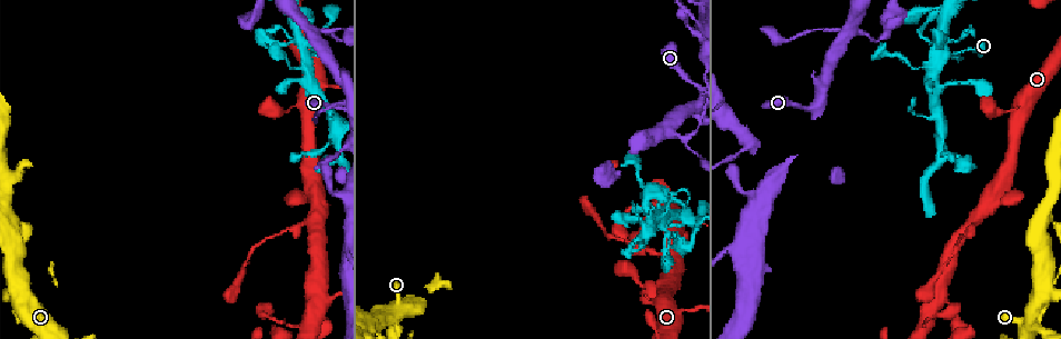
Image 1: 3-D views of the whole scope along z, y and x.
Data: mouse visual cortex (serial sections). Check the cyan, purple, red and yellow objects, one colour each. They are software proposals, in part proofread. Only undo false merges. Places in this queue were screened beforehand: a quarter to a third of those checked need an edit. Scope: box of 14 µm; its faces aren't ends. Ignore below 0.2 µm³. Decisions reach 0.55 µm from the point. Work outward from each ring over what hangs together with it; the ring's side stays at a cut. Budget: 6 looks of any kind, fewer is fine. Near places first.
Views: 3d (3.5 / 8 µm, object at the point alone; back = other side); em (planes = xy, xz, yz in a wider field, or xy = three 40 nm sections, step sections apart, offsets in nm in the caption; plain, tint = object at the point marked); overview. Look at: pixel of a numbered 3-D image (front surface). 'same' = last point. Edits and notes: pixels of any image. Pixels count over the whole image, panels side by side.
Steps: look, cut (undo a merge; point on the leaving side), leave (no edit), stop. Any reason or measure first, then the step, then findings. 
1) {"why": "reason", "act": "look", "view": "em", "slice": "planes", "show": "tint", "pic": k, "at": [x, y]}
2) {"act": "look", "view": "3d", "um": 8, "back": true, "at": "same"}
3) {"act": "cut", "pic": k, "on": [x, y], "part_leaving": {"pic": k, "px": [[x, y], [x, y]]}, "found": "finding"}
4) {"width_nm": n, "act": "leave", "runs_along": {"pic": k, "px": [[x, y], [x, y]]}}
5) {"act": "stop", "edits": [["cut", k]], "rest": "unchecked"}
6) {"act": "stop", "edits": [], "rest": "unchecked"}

{"why": "three-way junction", "act": "look", "view": "3d", "um": 3.5, "pic": 1, "at": [310, 223]}

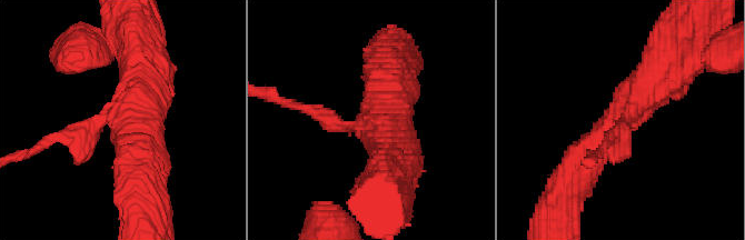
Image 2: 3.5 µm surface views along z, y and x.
{"arms": 3, "arm_widths_nm": [250, 600, 600], "why": "shape alone is not enough", "act": "look", "view": "em", "slice": "xy", "step": 5, "show": "tint", "pic": 2, "at": [117, 114]}

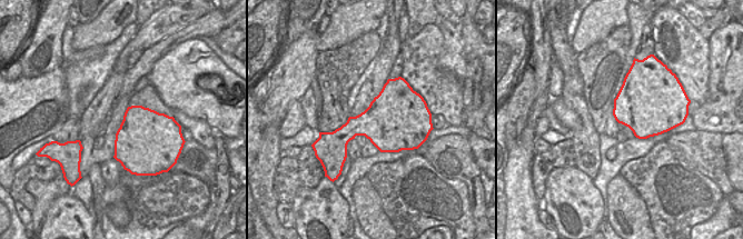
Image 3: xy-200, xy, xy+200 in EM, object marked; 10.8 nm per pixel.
{"act": "cut", "pic": 2, "on": [615, 153], "part_leaving": {"pic": 2, "px": [[93, 126], [53, 136], [29, 153]]}, "found": "two cells meet here"}

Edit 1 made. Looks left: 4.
{"act": "look", "view": "overview"}

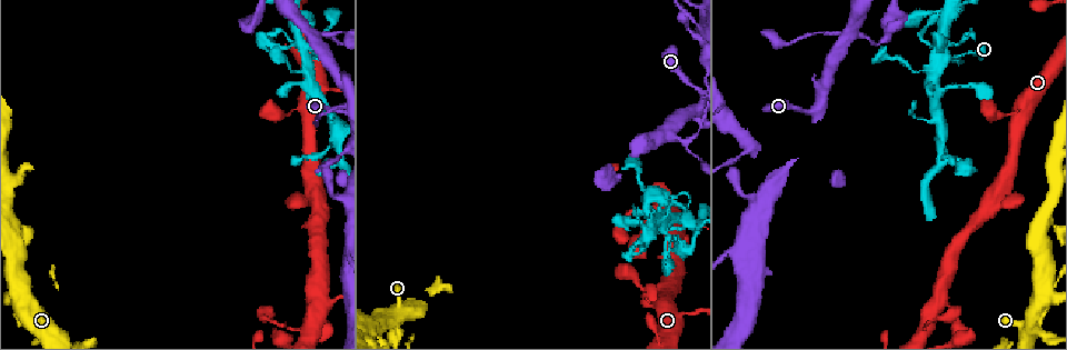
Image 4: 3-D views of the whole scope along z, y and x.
{"why": "sharp bend", "act": "look", "view": "3d", "um": 8, "pic": 4, "at": [946, 15]}

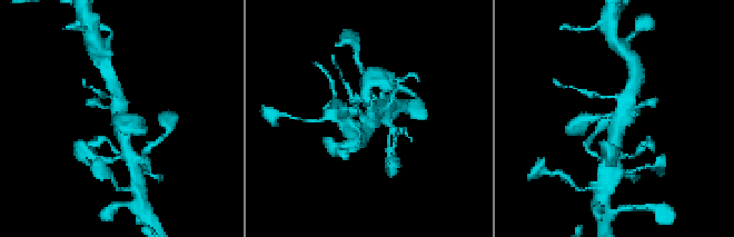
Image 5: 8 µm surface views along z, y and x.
{"why": "need the tissue", "act": "look", "view": "em", "slice": "xy", "step": 3, "show": "tint", "pic": 5, "at": [615, 120]}

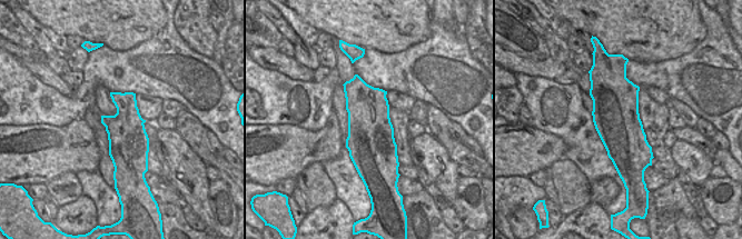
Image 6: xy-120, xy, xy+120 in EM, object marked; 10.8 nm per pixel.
{"act": "leave", "runs_along": {"pic": 5, "px": [[612, 150], [613, 116], [587, 118]]}, "found": "continuous, no second cell"}

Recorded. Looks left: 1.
{"why": "abrupt turn", "act": "look", "view": "3d", "um": 3.5, "pic": 4, "at": [671, 134]}

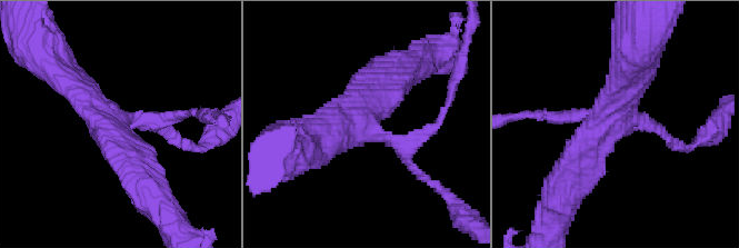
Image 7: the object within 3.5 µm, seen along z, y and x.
{"arm_widths_nm": [250, 400, 500], "act": "cut", "pic": 7, "on": [180, 116], "part_leaving": {"pic": 7, "px": [[139, 121], [190, 111], [207, 115]]}, "found": "a second cell is stuck on"}

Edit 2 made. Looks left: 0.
{"act": "stop", "edits": [["cut", 2], ["cut", 7]], "rest": "unchecked"}

